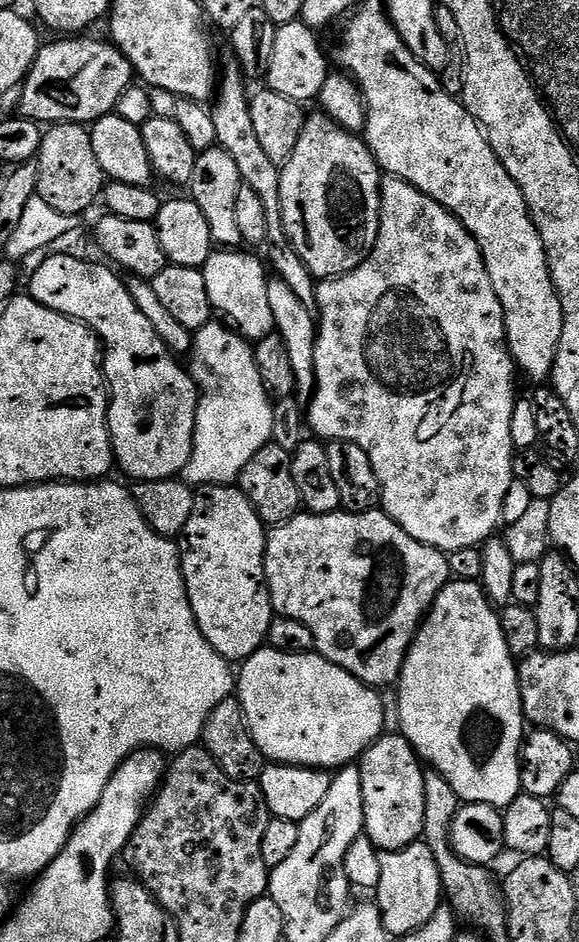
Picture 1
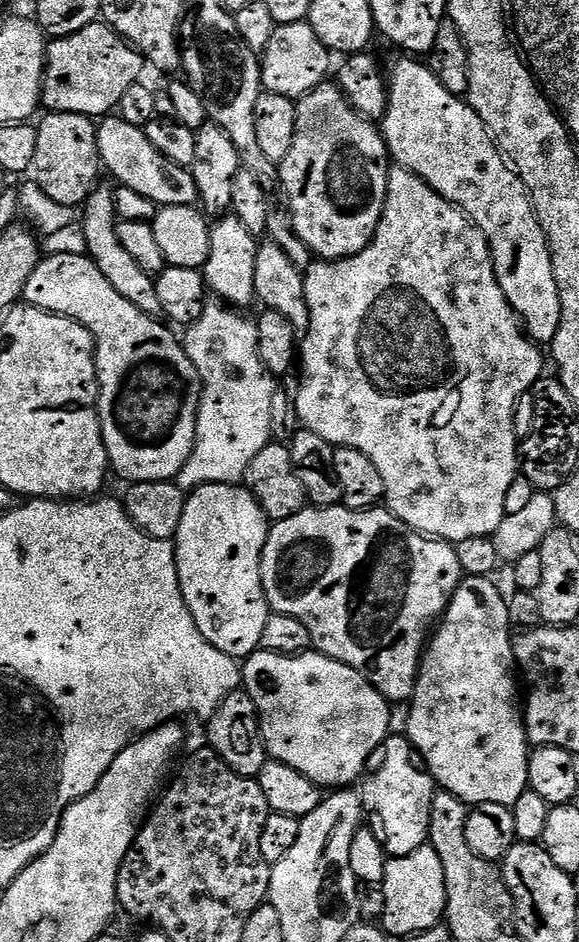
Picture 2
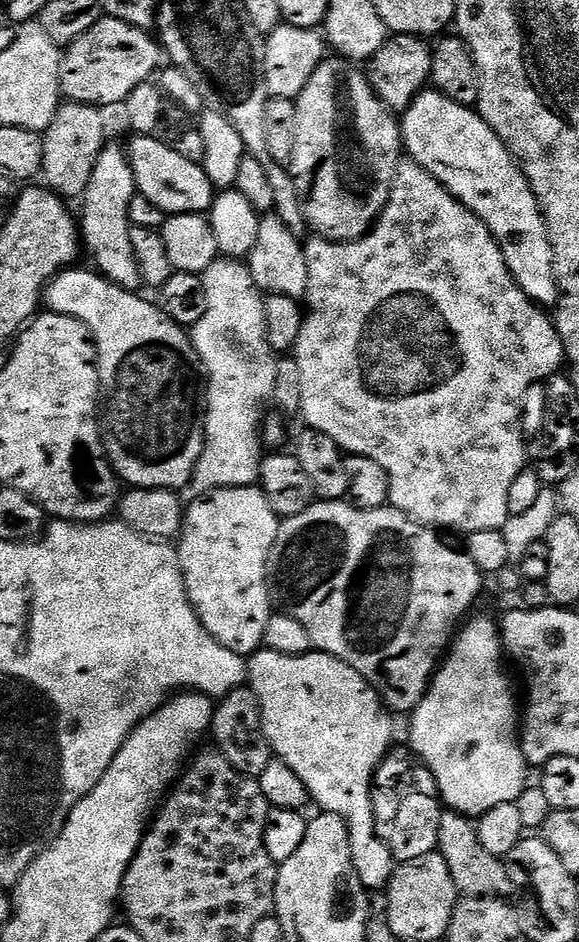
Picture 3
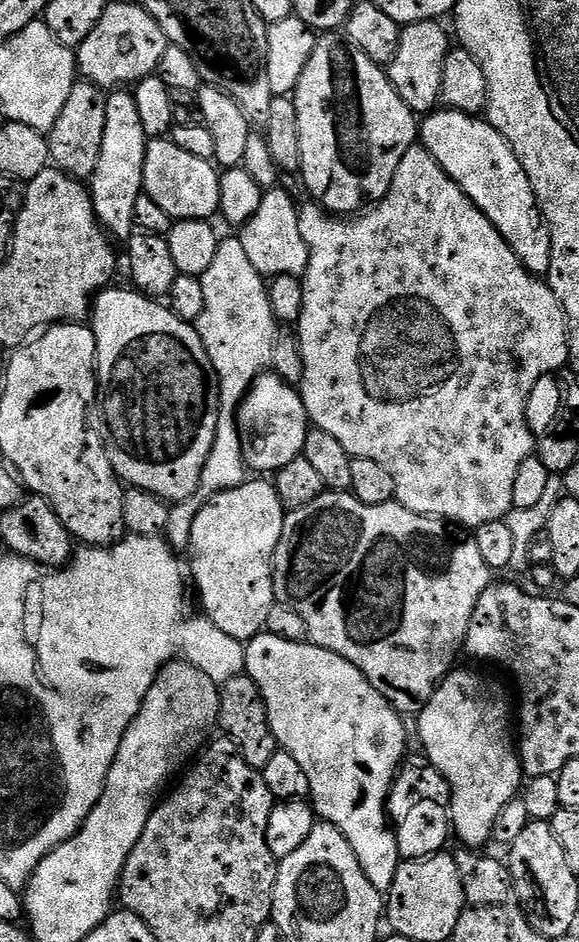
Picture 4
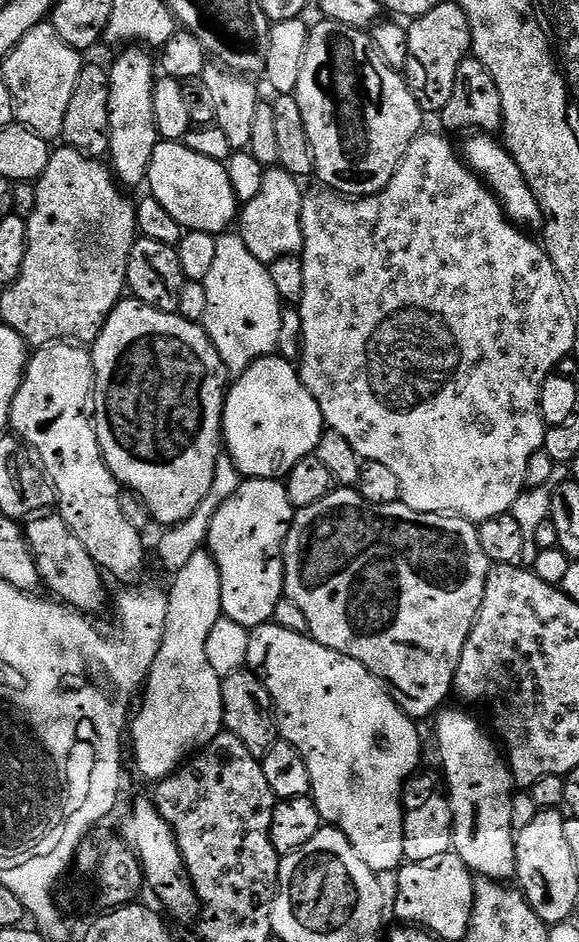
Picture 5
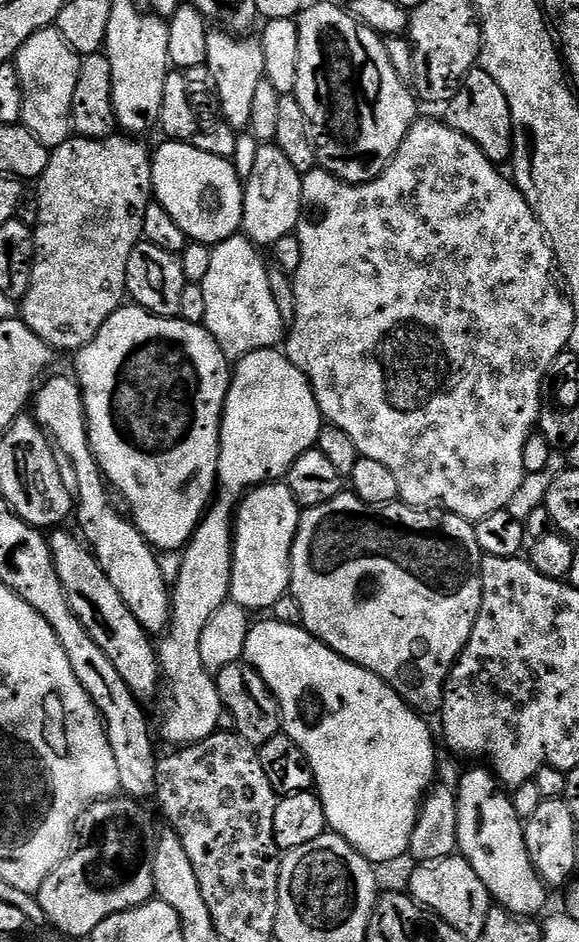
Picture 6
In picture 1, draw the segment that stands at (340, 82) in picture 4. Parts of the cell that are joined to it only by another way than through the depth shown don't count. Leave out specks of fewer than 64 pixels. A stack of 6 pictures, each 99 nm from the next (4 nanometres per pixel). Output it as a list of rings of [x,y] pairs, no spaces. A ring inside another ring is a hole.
[[[323,114],[309,115],[304,121],[304,129],[298,138],[298,146],[294,146],[294,154],[284,163],[280,170],[280,201],[282,202],[282,222],[284,223],[284,236],[288,248],[298,254],[305,268],[308,269],[308,275],[321,280],[335,280],[337,276],[345,276],[346,273],[352,272],[363,262],[372,252],[378,238],[380,229],[380,182],[382,179],[382,169],[377,164],[376,159],[372,157],[372,152],[368,149],[367,143],[359,135],[348,132],[340,128],[332,121],[329,116]]]

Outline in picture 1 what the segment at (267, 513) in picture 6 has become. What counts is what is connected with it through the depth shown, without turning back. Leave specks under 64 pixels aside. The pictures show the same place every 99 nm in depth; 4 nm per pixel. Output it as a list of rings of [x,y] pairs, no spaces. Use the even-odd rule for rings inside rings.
[[[208,486],[203,489],[204,496],[197,495],[192,501],[192,513],[190,514],[190,522],[186,522],[182,535],[178,540],[180,549],[180,565],[184,571],[184,585],[188,591],[190,598],[190,606],[194,610],[194,618],[198,622],[198,626],[202,630],[202,634],[210,642],[210,646],[214,646],[214,650],[218,650],[218,654],[222,654],[224,659],[229,662],[243,662],[249,660],[254,653],[265,647],[268,631],[270,630],[270,622],[274,618],[272,611],[272,599],[268,593],[268,585],[264,578],[264,545],[266,543],[266,525],[261,520],[260,515],[254,510],[254,506],[246,499],[236,486]]]

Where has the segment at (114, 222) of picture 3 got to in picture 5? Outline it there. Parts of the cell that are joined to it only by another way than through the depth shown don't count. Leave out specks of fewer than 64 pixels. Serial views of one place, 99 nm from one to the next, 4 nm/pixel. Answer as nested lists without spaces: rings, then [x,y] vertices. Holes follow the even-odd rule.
[[[128,46],[108,68],[110,78],[110,167],[125,189],[143,185],[148,179],[148,167],[160,135],[154,122],[154,86],[157,65],[140,46]],[[145,52],[145,53],[144,53]],[[128,187],[128,188],[127,188]]]

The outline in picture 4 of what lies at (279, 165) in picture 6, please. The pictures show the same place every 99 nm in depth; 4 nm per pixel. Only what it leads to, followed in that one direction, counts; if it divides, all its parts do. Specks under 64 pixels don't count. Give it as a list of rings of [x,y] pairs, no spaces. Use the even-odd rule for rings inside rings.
[[[283,187],[269,188],[262,198],[262,206],[254,218],[245,223],[238,232],[238,239],[242,242],[246,255],[265,278],[290,274],[291,276],[303,277],[308,269],[308,247],[302,242],[302,230],[298,230],[298,218],[300,208],[292,201],[288,192],[283,192]]]

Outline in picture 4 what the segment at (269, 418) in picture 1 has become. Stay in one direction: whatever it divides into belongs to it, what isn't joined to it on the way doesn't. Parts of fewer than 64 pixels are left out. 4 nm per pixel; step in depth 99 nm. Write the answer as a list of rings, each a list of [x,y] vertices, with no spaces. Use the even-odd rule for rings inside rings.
[[[238,238],[221,239],[218,254],[214,254],[210,270],[204,272],[200,281],[206,294],[206,306],[194,327],[202,338],[202,346],[206,346],[206,354],[210,354],[210,362],[220,383],[220,417],[210,458],[206,458],[206,466],[202,466],[198,490],[190,498],[171,505],[170,523],[166,525],[164,536],[177,554],[187,553],[192,547],[194,518],[198,510],[202,510],[202,506],[210,502],[210,498],[245,483],[249,475],[246,440],[240,431],[238,413],[255,380],[272,368],[278,331],[278,321],[270,310],[265,277],[258,270],[254,270]]]

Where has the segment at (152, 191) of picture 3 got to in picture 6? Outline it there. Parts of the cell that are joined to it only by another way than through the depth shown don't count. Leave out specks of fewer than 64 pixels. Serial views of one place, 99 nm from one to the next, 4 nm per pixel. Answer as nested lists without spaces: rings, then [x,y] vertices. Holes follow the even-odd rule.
[[[164,142],[160,149],[155,149],[152,158],[152,191],[155,203],[161,204],[182,226],[189,241],[215,246],[226,238],[237,235],[244,222],[244,184],[242,177],[236,172],[231,160],[214,158],[214,154],[205,154],[191,142]]]

